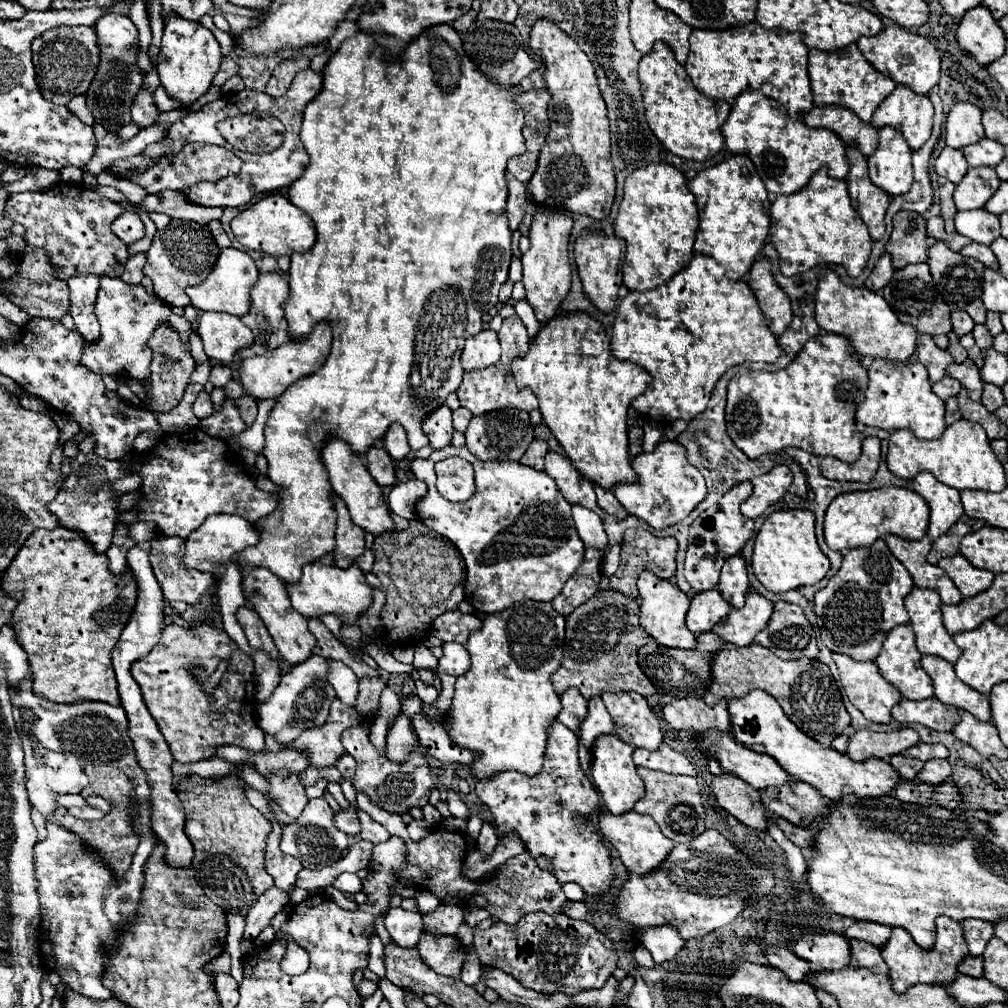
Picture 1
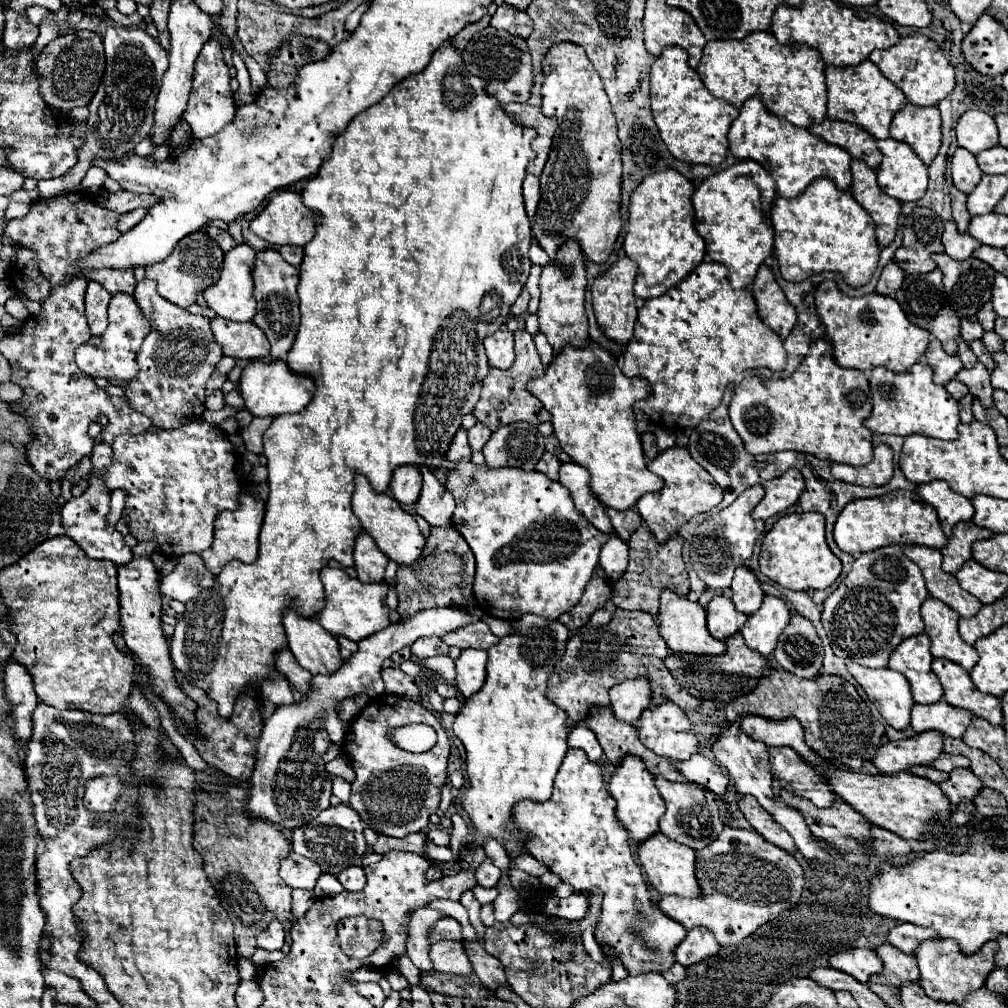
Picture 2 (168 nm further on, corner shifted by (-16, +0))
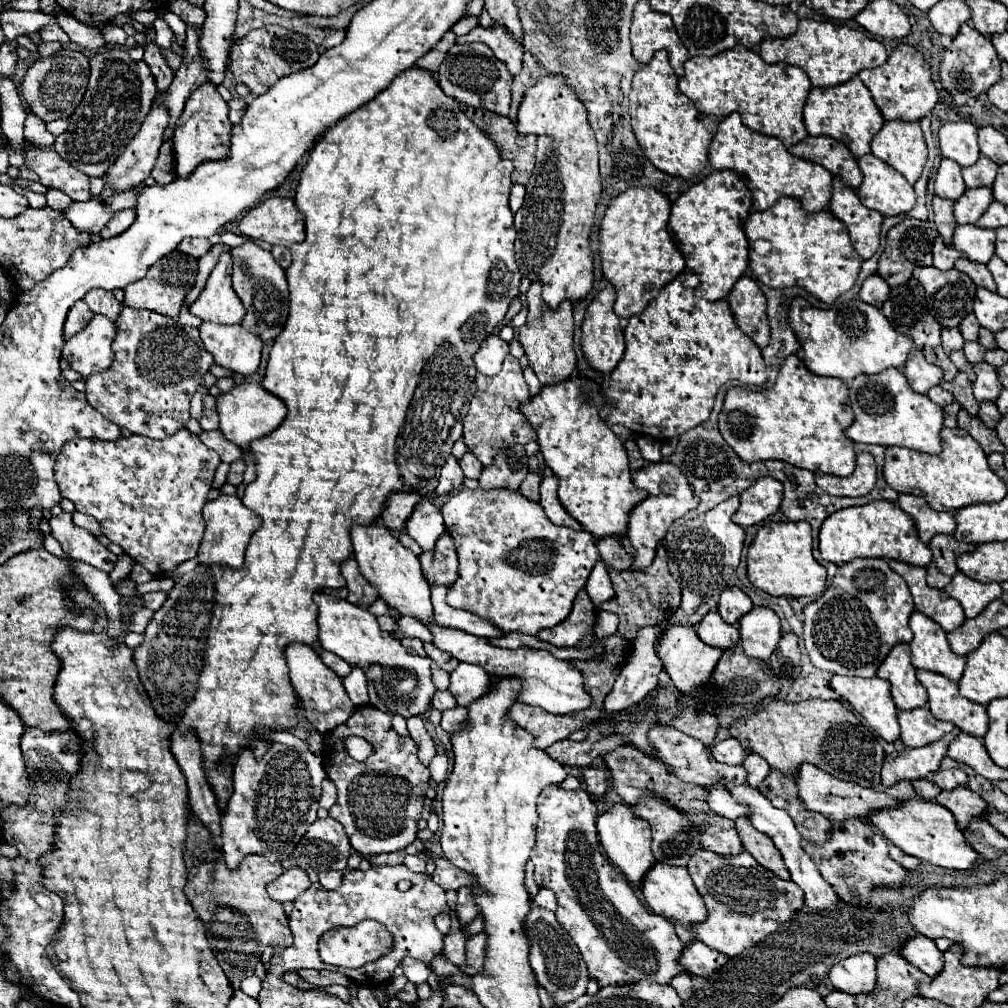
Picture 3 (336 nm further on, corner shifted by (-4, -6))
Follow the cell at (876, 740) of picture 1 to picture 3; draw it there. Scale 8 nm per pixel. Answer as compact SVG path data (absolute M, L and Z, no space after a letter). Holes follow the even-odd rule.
M960 729L944 735L942 739L934 741L930 745L924 745L924 747L918 747L918 749L906 747L896 757L886 757L884 765L882 765L882 773L880 773L882 785L890 787L900 779L912 781L912 779L930 777L938 769L942 757L946 755L948 745L956 739L958 733L960 733Z

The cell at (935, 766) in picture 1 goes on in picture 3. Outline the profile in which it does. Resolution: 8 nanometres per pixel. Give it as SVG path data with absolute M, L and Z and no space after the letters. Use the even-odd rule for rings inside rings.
M962 785L952 791L942 791L936 797L936 803L944 805L946 809L950 809L954 813L960 829L966 829L966 825L972 817L982 817L988 807L988 803L984 803L984 799L980 795L976 795L972 789L962 787Z

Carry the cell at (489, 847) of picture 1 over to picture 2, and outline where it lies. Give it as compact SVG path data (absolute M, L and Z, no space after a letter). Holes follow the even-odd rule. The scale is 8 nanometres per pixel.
M486 859L486 861L478 867L478 871L476 871L476 883L478 883L480 887L486 887L486 889L496 887L496 885L498 885L500 875L502 875L502 873L500 873L500 869L498 869L498 867L494 867L490 859Z

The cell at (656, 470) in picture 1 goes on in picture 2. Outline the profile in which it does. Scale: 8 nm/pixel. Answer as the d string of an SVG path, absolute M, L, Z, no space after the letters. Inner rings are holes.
M672 447L662 451L654 461L650 461L648 469L662 477L664 487L656 493L646 493L644 497L640 497L640 501L636 503L636 509L642 517L642 521L646 523L646 527L652 531L652 535L656 537L656 541L668 541L668 537L672 537L690 517L702 513L702 511L710 511L716 505L720 505L722 501L722 489L712 481L712 477L690 457L688 449L682 447Z

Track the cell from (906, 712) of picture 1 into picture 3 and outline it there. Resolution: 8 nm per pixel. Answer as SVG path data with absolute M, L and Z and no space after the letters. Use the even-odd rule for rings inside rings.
M912 709L912 711L900 711L898 713L898 723L902 729L902 743L906 747L920 747L928 745L932 741L938 741L946 733L954 729L950 721L940 721L936 719L930 709Z

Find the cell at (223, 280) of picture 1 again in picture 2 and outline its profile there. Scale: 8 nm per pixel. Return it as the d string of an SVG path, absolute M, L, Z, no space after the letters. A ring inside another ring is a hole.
M238 245L232 251L226 253L224 265L220 271L220 279L216 285L210 285L204 291L204 299L210 309L216 311L216 315L232 321L252 321L256 315L256 301L254 301L254 281L252 281L252 265L256 259L256 251L250 245Z

